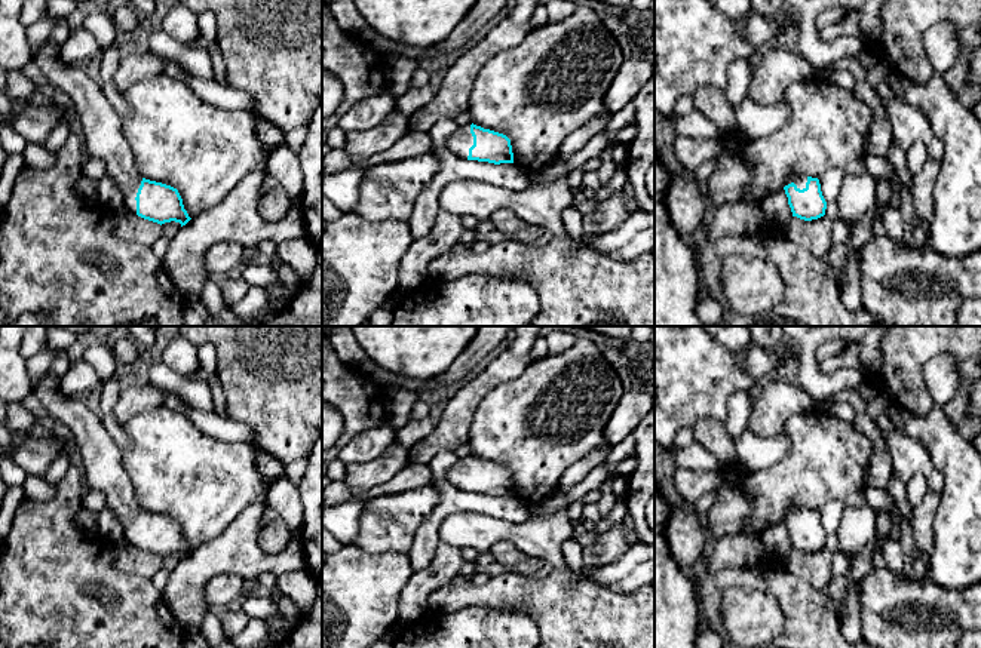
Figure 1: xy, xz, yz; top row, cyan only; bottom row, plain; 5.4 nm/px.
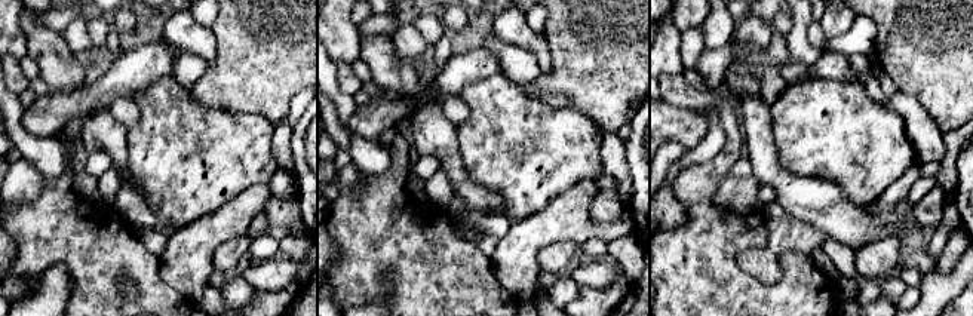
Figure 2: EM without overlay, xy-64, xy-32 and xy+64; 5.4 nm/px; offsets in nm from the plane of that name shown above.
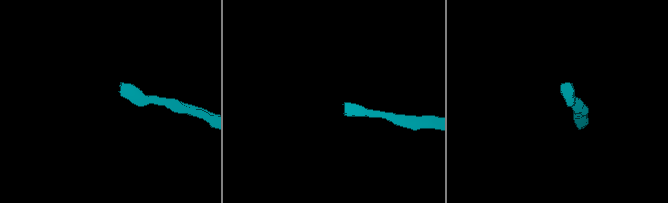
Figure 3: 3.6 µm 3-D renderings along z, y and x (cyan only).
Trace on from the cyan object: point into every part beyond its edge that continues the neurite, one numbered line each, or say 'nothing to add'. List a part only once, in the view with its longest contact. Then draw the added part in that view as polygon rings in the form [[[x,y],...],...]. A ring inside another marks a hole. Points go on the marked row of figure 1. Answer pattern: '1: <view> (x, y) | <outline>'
1: xy (103, 135) | [[[47,40],[34,61],[49,85],[73,99],[82,123],[83,148],[89,157],[105,165],[105,176],[117,184],[125,197],[125,209],[137,215],[135,197],[142,176],[125,138],[122,117],[102,93],[91,65],[64,62],[61,47]]]

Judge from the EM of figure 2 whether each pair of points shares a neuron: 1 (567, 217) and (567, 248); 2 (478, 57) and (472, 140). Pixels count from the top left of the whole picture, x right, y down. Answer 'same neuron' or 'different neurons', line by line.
1: different neurons
2: different neurons

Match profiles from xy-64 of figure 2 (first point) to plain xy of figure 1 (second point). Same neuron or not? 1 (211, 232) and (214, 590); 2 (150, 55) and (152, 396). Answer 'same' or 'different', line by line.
1: different
2: same

